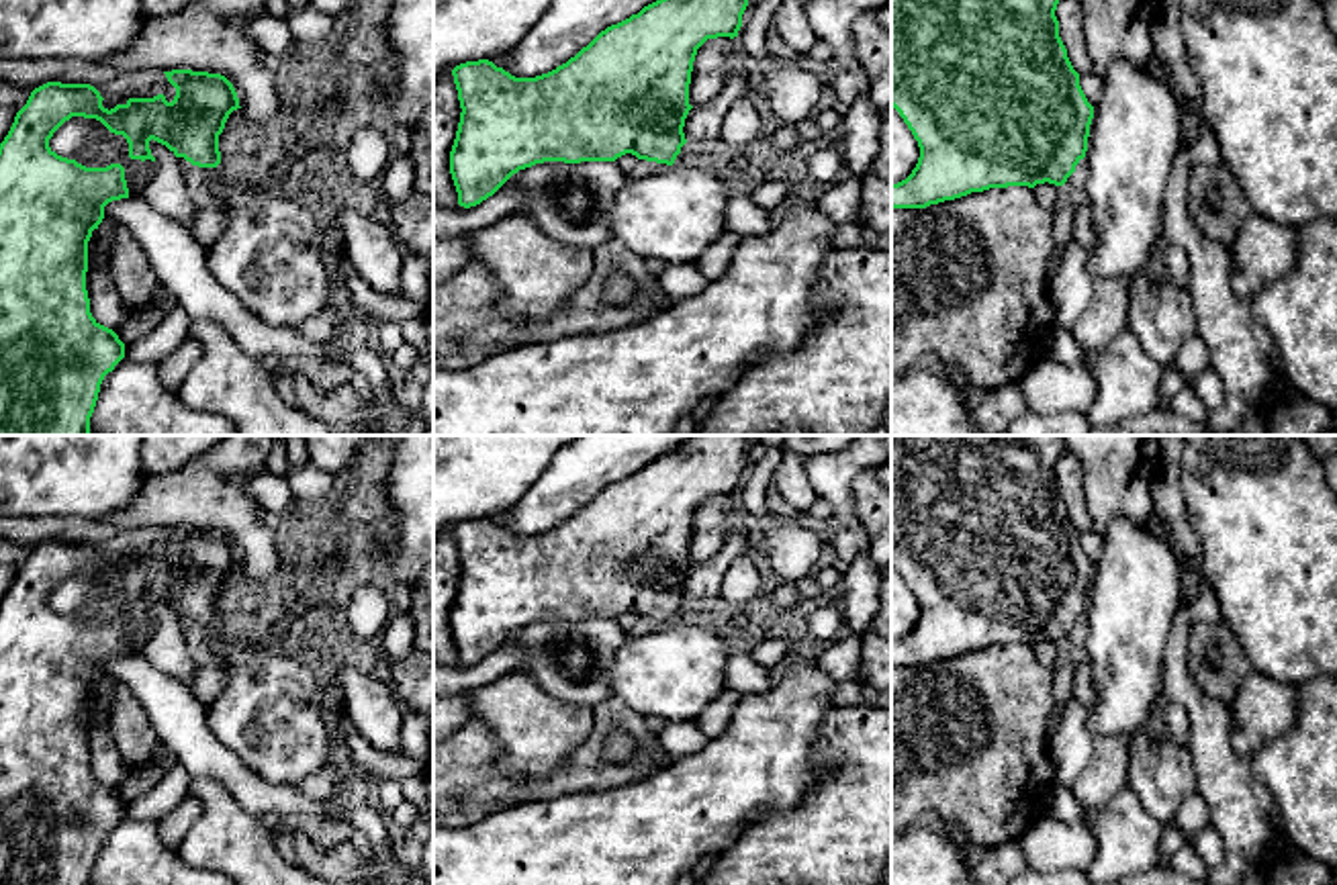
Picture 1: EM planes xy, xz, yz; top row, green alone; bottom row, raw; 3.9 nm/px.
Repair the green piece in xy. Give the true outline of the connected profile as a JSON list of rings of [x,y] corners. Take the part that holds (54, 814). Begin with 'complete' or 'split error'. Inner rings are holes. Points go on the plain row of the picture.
complete; [[[172,527],[164,531],[176,546],[172,560],[157,552],[129,556],[110,568],[102,564],[104,556],[90,542],[47,540],[31,550],[0,601],[0,885],[90,885],[100,842],[125,816],[125,801],[119,793],[92,775],[86,748],[92,689],[102,681],[108,660],[129,656],[125,625],[121,621],[86,625],[61,615],[49,605],[53,591],[72,574],[96,576],[110,591],[127,597],[131,617],[155,619],[149,607],[153,597],[192,623],[217,625],[221,621],[219,593],[229,572],[241,566],[233,542],[225,533],[209,529]]]

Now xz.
complete; [[[695,435],[691,446],[664,454],[638,472],[607,484],[566,521],[536,535],[515,535],[489,517],[456,523],[452,533],[462,570],[450,609],[450,632],[458,662],[476,664],[519,627],[544,619],[615,619],[632,611],[638,617],[673,623],[687,601],[683,585],[693,566],[689,542],[697,507],[707,497],[738,495],[748,450],[748,435]]]

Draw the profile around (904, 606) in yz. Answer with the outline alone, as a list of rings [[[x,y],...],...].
[[[891,564],[891,642],[906,638],[920,615],[918,599],[912,589]]]

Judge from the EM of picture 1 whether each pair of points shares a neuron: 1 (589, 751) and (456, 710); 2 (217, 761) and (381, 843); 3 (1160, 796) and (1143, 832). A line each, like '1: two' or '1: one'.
1: two
2: one
3: two

